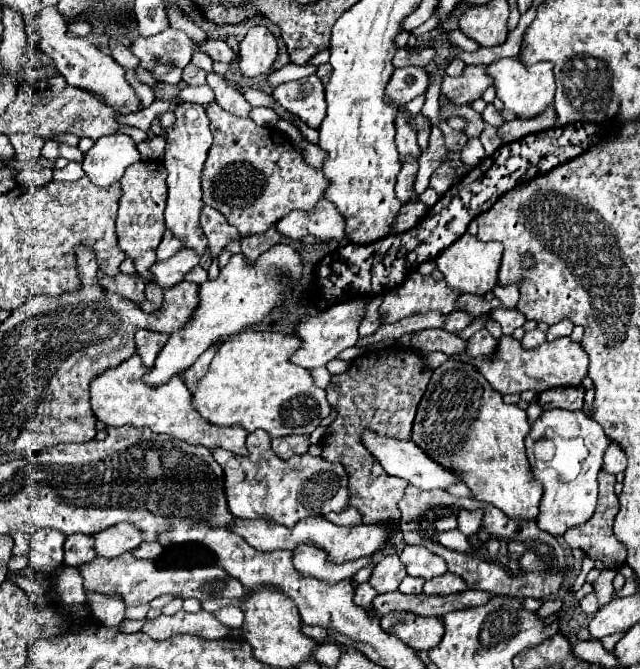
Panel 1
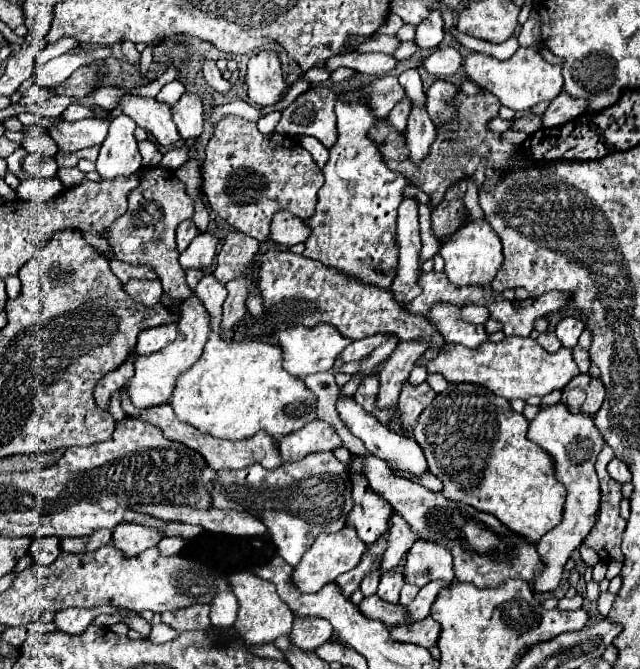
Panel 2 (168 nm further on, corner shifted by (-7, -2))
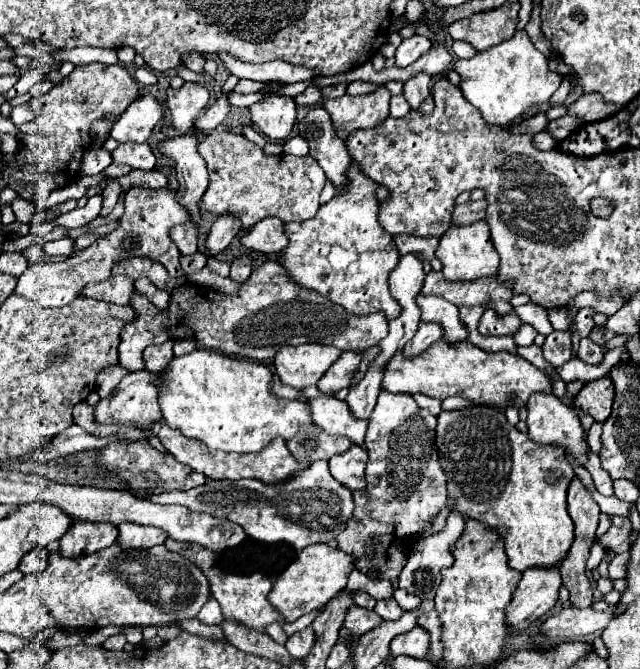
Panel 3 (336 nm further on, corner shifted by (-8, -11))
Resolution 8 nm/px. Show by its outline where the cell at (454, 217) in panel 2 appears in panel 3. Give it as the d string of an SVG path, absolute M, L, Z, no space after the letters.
M479 200L479 202L467 202L461 206L455 206L453 210L453 224L455 226L465 226L465 224L473 224L477 220L485 218L485 208L487 208L487 200Z

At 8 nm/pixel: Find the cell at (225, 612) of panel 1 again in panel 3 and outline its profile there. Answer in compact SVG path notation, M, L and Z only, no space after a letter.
M211 598L211 600L201 608L201 612L197 614L197 620L201 620L203 624L217 624L217 626L223 622L221 606L217 604L215 598Z

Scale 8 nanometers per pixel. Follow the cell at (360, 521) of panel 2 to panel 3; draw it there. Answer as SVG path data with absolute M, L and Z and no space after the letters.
M355 444L347 452L329 458L329 472L349 490L365 490L365 466L367 450Z

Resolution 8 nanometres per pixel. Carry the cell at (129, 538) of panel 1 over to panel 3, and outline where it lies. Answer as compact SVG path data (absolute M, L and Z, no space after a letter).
M121 524L119 526L119 544L121 548L151 548L157 544L163 544L167 540L167 534L161 528L155 526L141 526L141 524Z

